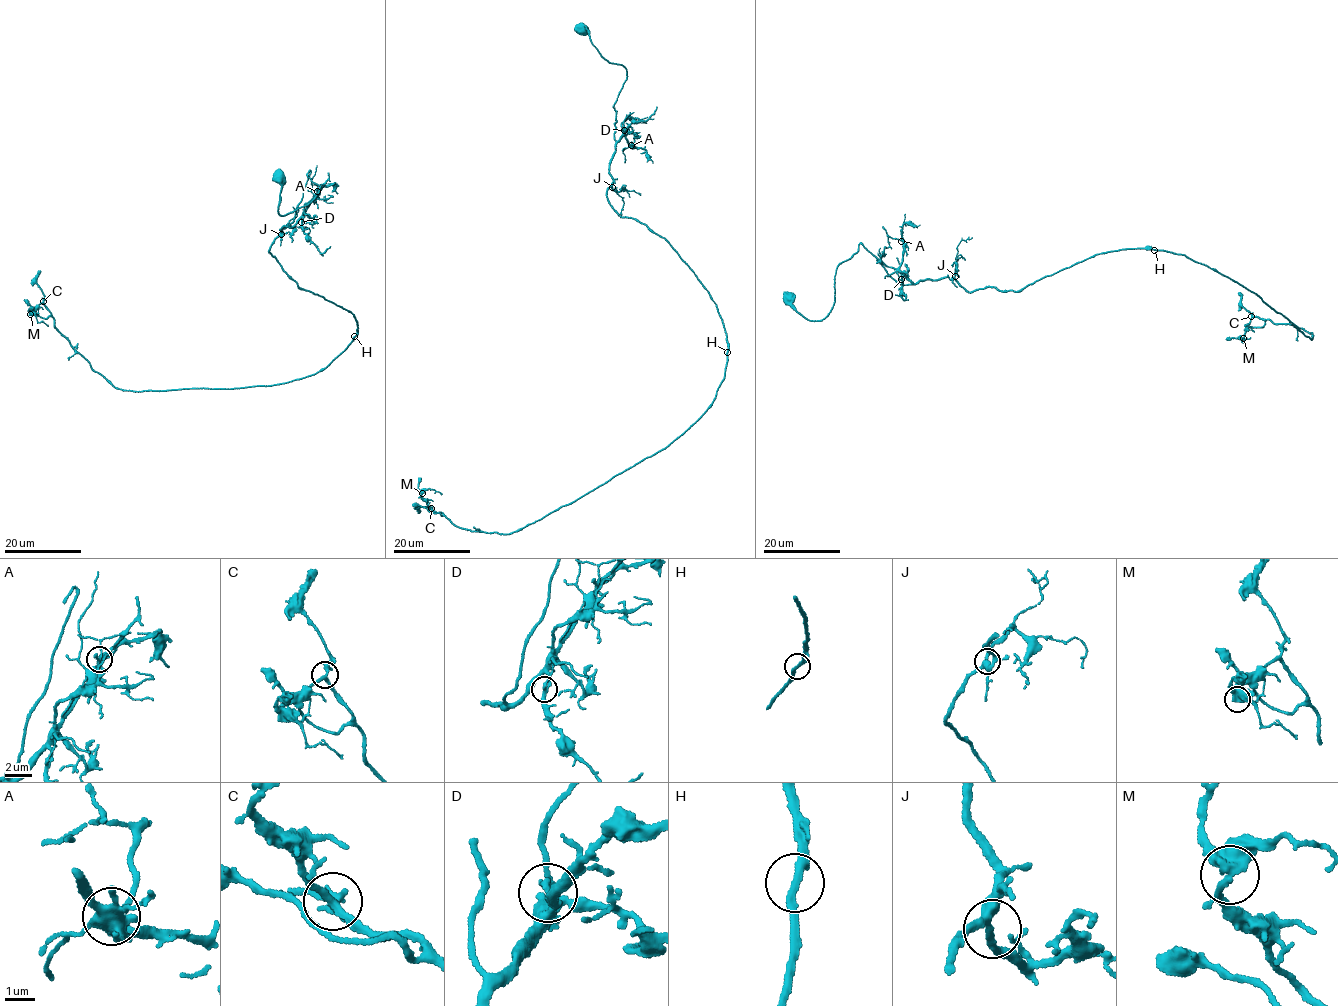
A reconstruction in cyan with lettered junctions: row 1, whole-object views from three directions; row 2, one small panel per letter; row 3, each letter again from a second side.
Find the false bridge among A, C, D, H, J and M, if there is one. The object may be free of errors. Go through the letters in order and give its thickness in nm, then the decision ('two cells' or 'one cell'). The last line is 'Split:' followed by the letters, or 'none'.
A: 240 nm thick; one cell
C: 240 nm thick; one cell
D: 220 nm thick; one cell
H: 220 nm thick; one cell
J: 280 nm thick; one cell
M: 440 nm thick; one cell
Split: none

